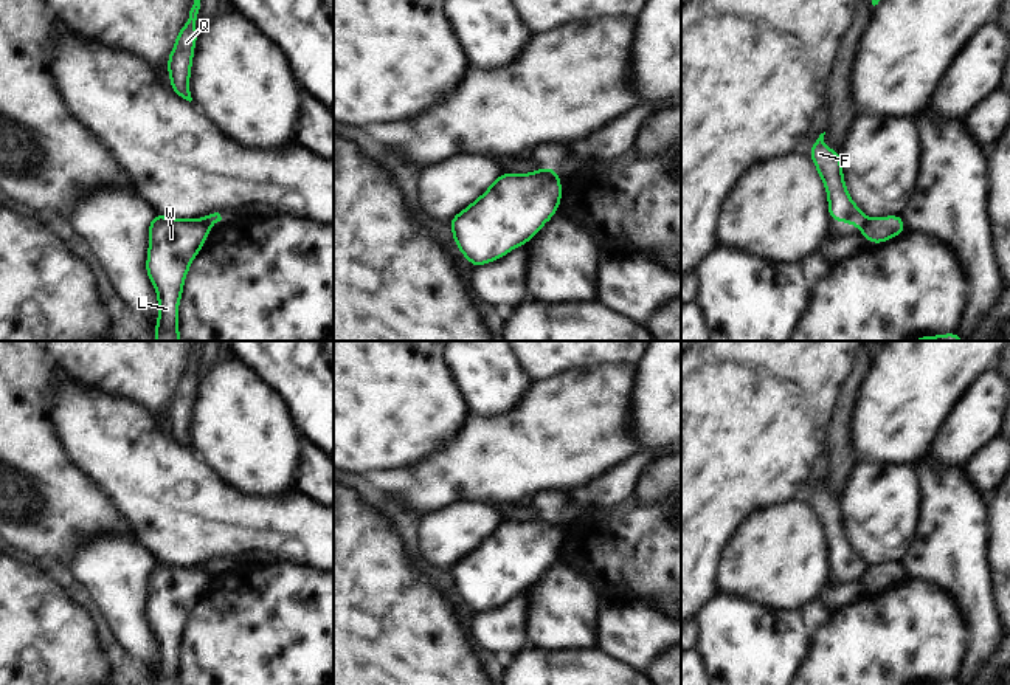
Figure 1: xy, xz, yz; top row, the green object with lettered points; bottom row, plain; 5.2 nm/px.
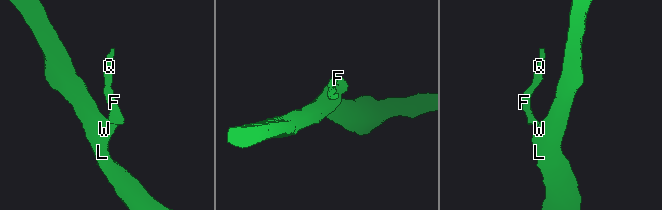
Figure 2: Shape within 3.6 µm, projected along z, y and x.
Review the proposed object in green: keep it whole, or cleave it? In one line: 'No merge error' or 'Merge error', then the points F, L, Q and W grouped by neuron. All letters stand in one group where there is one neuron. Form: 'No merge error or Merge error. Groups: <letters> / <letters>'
Merge error. Groups: F Q / L W.

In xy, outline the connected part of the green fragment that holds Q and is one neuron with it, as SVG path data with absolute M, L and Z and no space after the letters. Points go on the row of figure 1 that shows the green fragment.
M194 0L186 25L180 29L175 46L169 54L168 71L171 74L171 88L177 96L192 101L189 91L189 73L197 39L195 20L200 9L200 0Z

